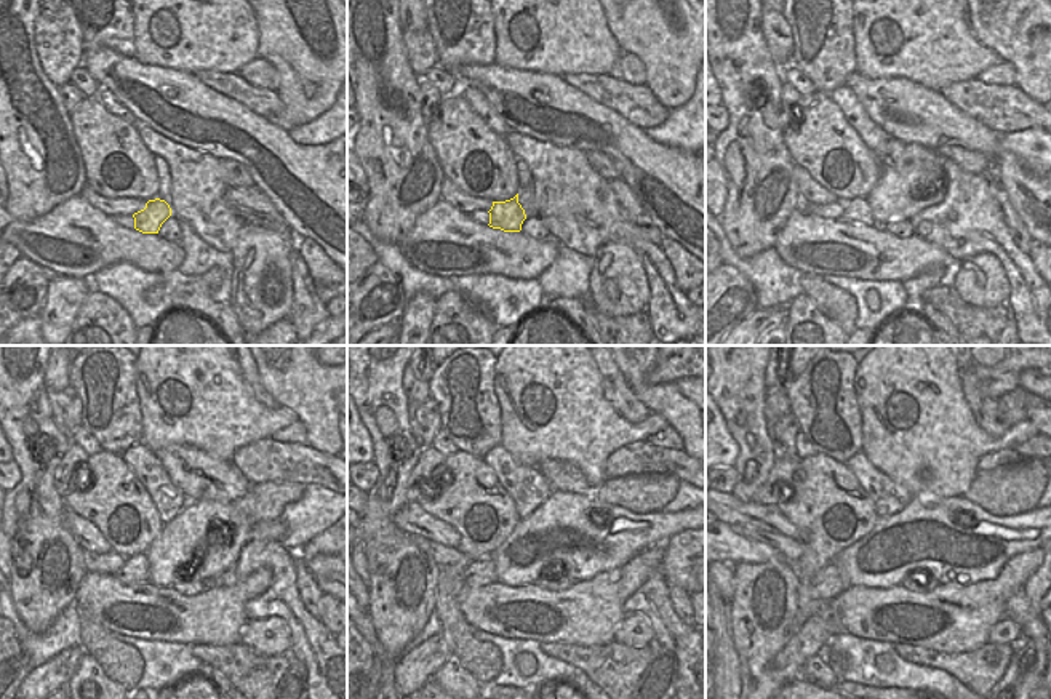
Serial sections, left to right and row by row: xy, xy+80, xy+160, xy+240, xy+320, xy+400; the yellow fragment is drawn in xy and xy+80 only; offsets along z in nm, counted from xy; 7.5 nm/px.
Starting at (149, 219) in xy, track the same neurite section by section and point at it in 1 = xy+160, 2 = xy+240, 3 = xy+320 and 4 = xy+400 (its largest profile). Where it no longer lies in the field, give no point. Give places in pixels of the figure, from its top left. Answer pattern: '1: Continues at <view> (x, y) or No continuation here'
1: Continues at xy+160 (858, 210)
2: Continues at xy+240 (136, 570)
3: Continues at xy+320 (479, 573)
4: Continues at xy+400 (827, 583)

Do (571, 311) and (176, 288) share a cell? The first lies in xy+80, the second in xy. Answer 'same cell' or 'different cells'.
same cell

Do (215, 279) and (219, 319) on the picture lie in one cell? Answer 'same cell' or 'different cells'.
same cell

